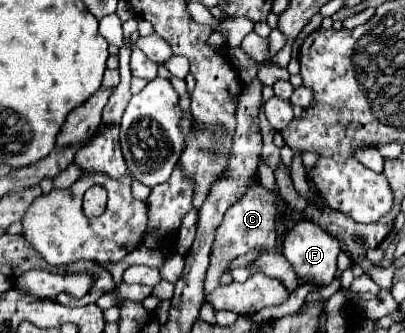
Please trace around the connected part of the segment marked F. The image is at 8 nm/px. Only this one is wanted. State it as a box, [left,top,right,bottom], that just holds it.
[284,220,338,284]

